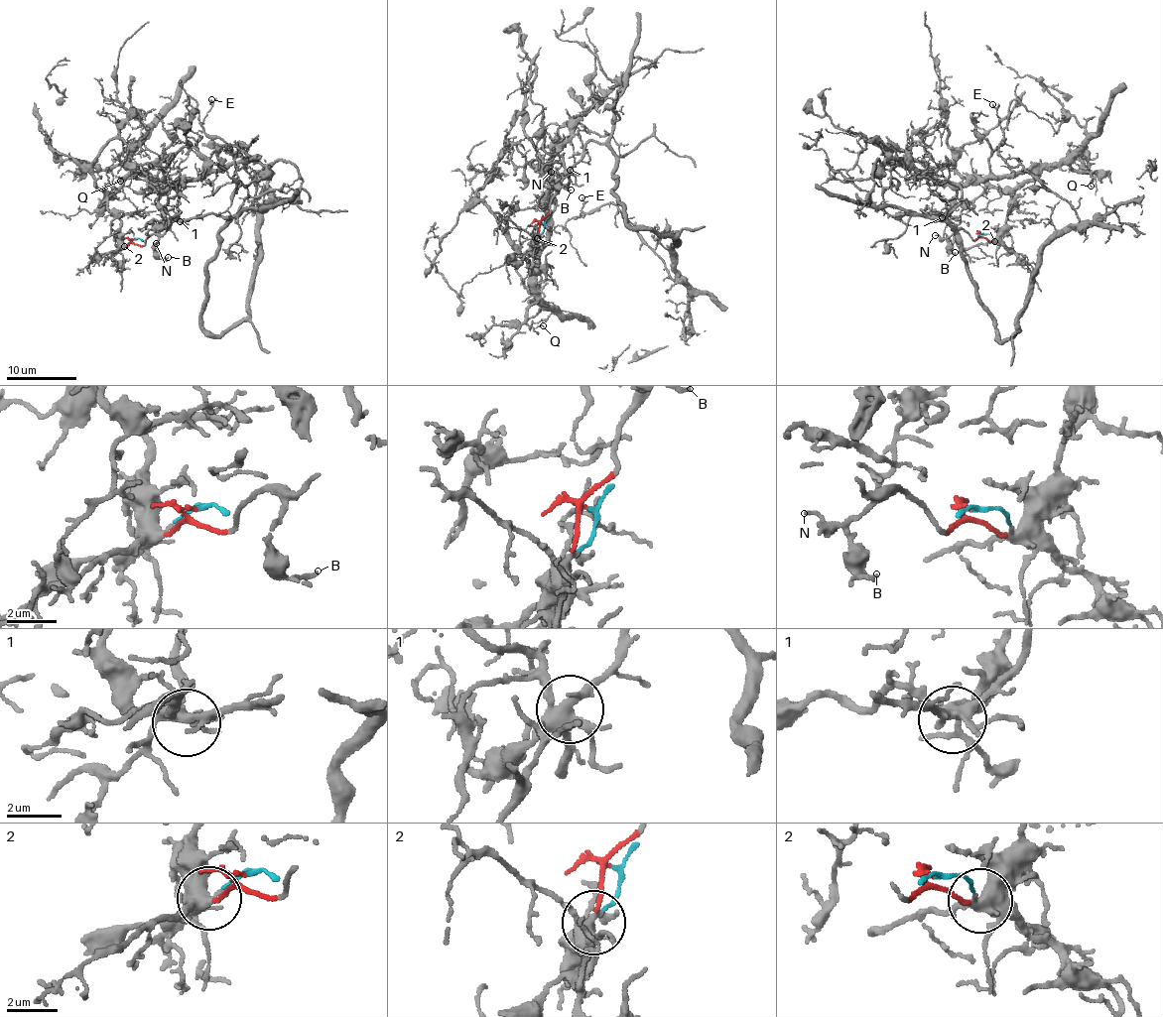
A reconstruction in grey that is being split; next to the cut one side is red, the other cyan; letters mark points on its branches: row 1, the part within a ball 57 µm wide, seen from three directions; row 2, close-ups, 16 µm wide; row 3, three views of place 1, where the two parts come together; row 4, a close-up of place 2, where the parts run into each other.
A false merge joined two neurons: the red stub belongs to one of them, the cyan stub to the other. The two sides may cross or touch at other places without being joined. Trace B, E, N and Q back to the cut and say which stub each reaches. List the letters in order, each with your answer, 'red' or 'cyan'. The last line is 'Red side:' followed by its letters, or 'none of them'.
B: red
E: red
N: red
Q: cyan
Red side: B, E, N

